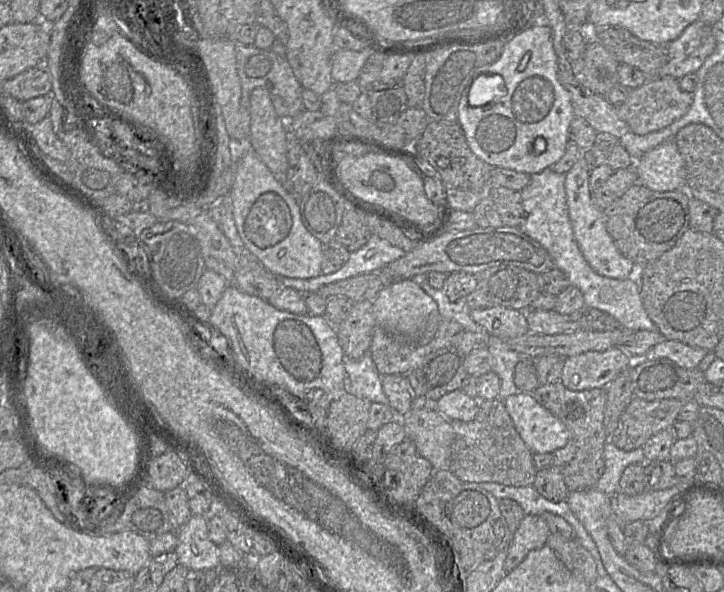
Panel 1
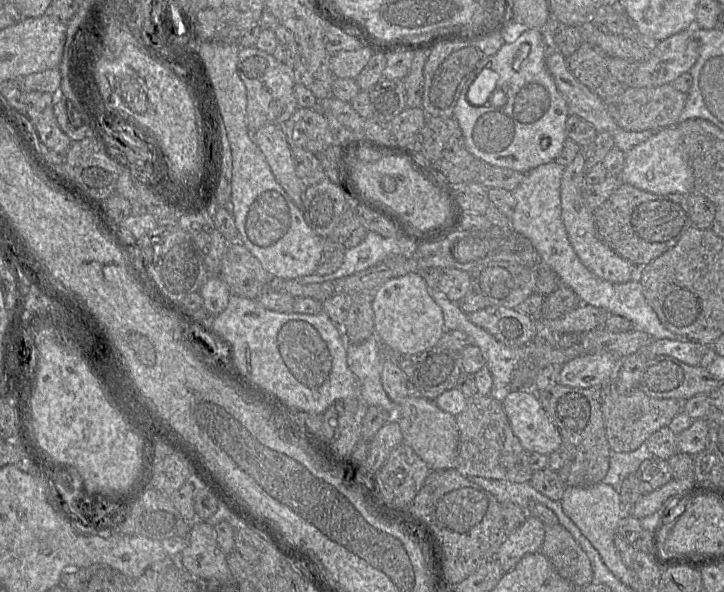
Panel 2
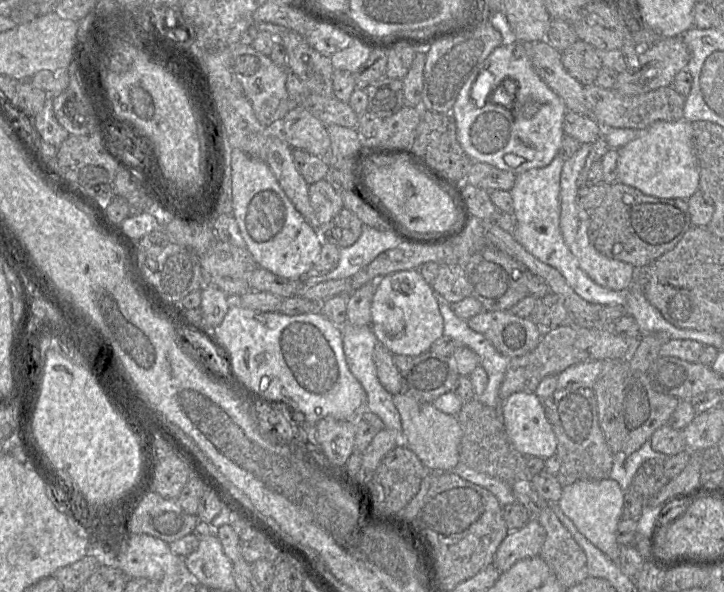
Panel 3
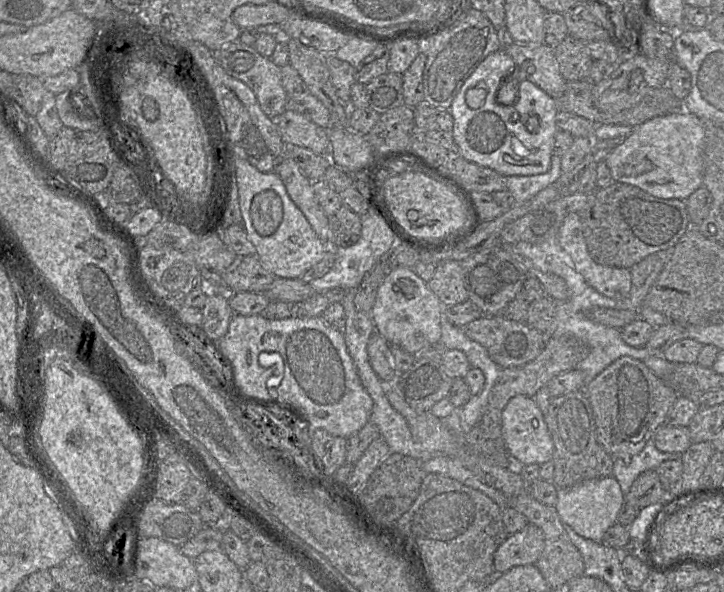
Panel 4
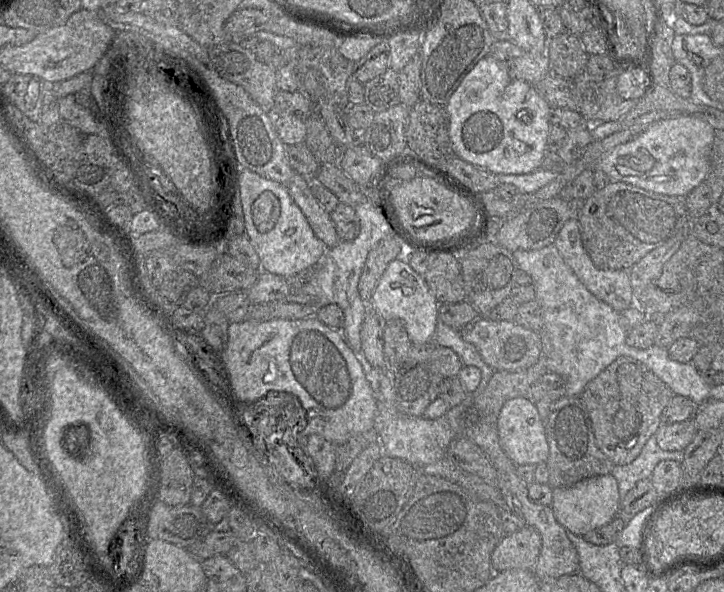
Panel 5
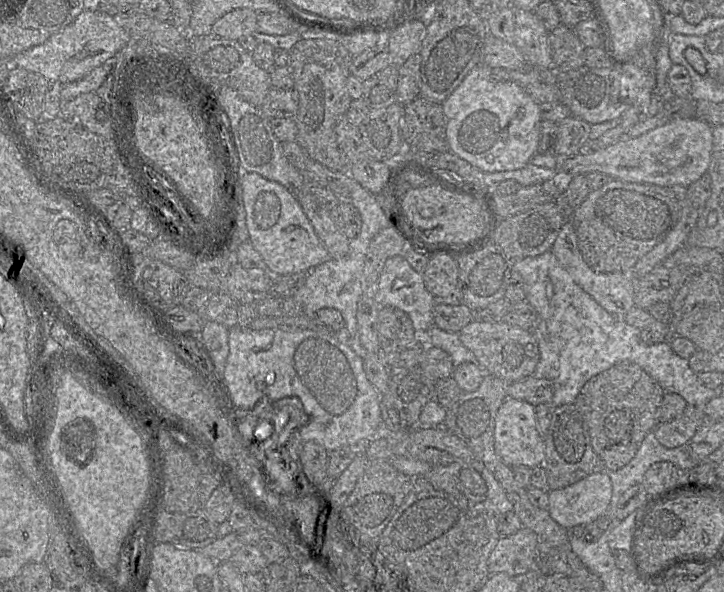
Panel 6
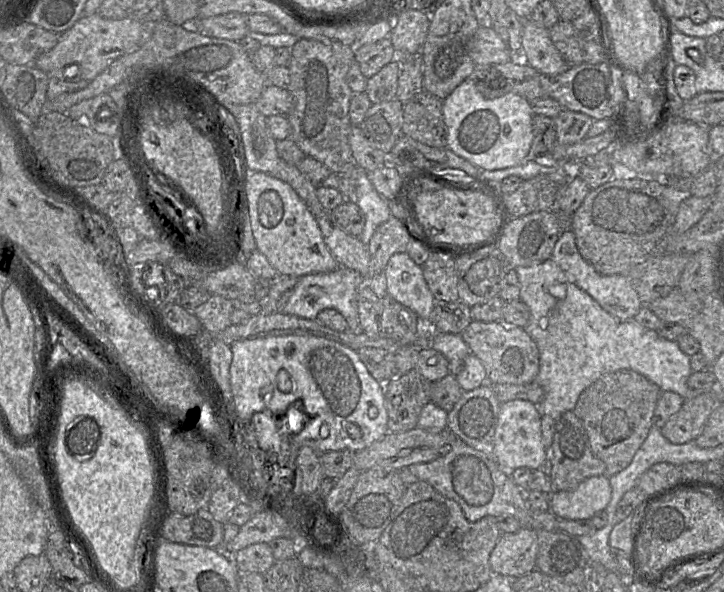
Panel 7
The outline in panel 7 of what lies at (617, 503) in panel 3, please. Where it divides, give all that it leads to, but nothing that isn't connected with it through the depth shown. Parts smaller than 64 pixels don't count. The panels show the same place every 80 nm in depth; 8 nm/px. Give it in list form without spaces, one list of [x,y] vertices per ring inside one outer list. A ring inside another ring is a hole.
[[[607,474],[590,477],[572,491],[556,491],[550,495],[550,511],[557,517],[568,520],[590,520],[598,512],[604,511],[611,500],[612,489]]]

